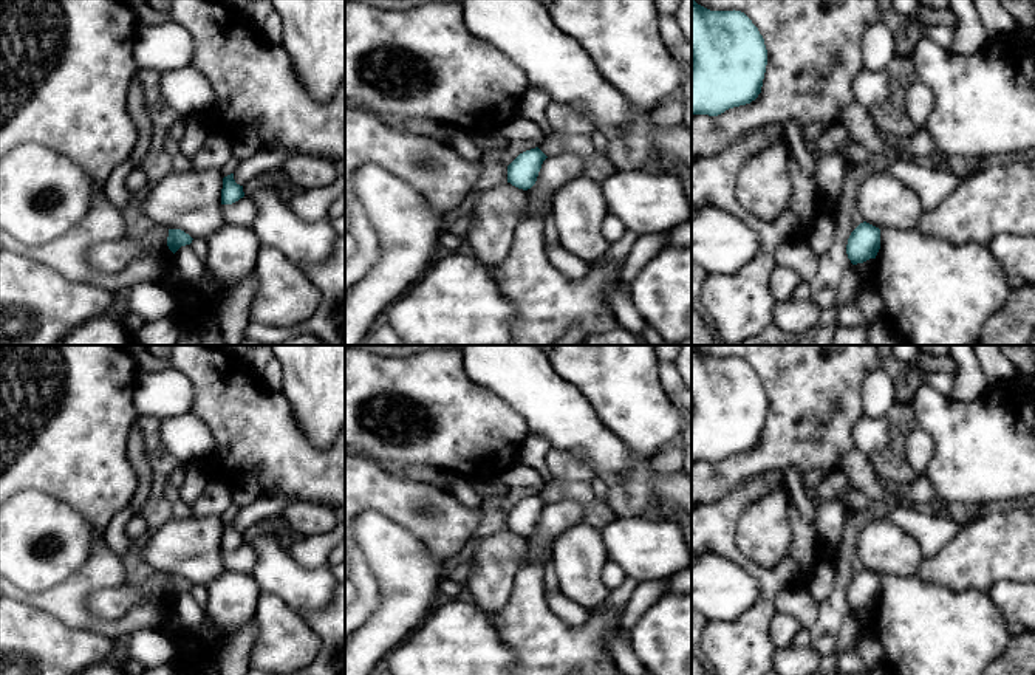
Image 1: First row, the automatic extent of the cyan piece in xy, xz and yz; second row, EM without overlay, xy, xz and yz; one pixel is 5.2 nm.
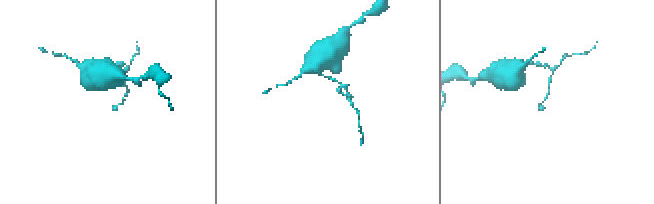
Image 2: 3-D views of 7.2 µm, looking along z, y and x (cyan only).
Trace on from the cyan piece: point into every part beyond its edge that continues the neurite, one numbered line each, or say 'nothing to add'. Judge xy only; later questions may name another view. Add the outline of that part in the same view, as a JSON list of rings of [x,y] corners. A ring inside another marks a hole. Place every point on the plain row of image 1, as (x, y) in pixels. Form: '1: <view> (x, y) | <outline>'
nothing to add

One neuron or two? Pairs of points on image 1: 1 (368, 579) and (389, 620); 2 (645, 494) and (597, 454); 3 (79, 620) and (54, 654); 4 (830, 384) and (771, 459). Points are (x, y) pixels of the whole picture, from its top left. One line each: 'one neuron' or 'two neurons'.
1: two neurons
2: one neuron
3: two neurons
4: one neuron

